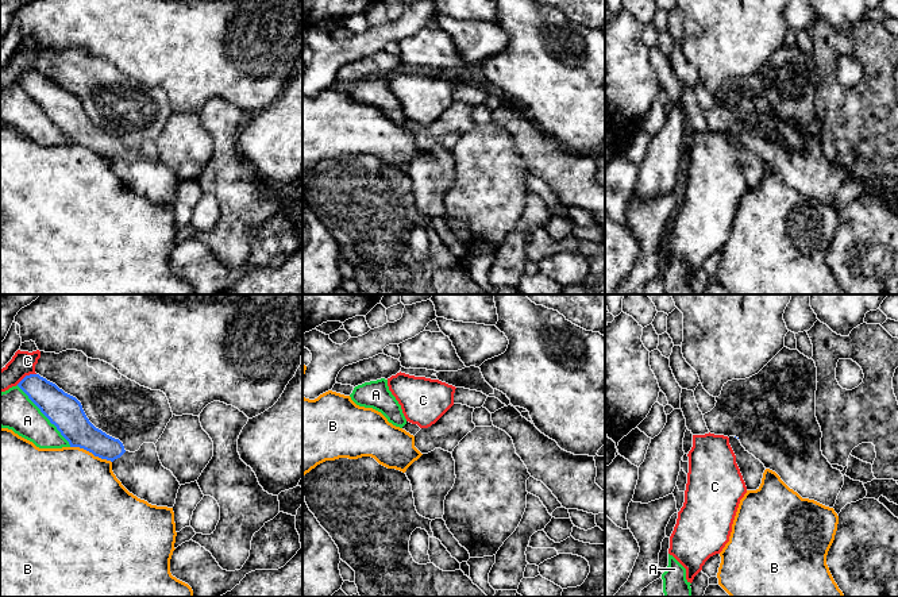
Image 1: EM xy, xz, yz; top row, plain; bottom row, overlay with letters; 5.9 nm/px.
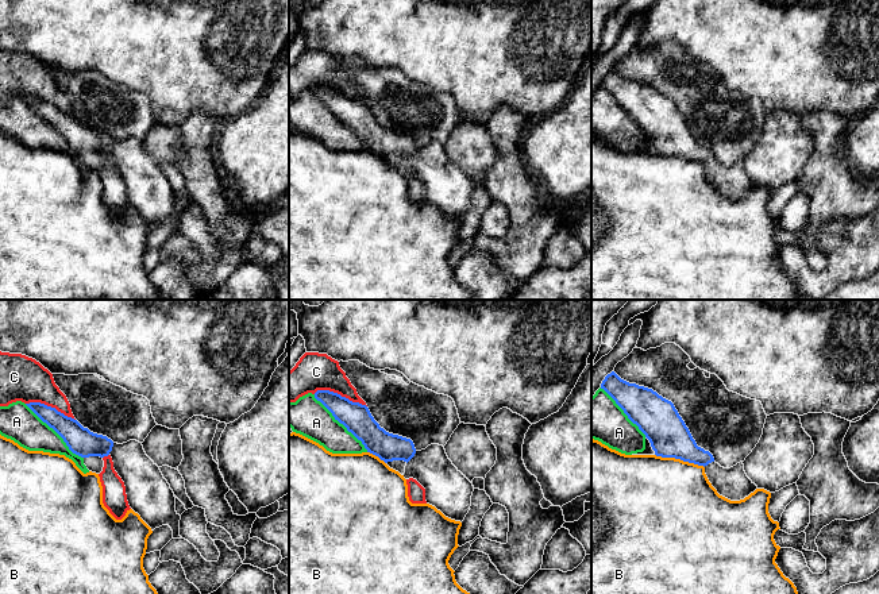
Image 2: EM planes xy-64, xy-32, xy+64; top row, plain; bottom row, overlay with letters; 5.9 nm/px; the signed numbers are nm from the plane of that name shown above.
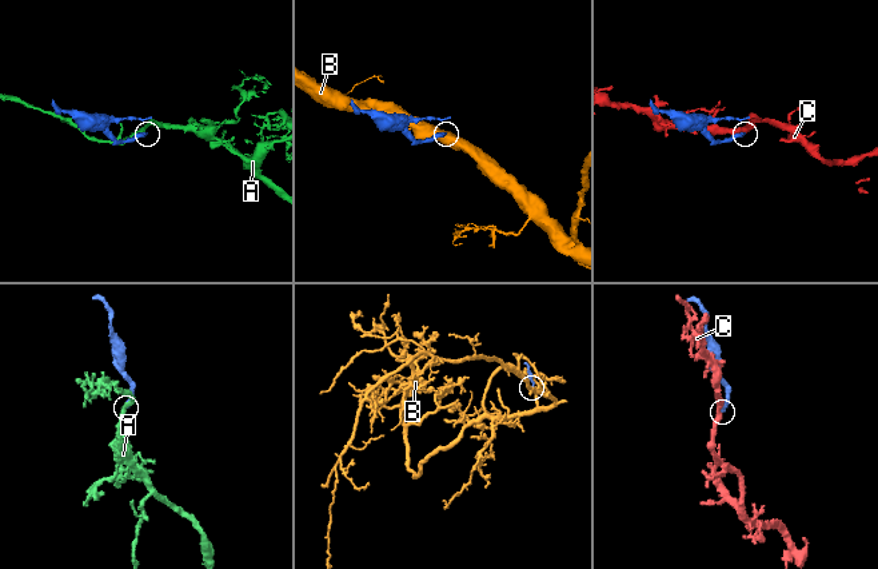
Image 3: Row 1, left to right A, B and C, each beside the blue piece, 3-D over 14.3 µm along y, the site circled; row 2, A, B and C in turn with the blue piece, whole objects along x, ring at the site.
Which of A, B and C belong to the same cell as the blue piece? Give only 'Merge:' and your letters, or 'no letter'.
Merge: no letter

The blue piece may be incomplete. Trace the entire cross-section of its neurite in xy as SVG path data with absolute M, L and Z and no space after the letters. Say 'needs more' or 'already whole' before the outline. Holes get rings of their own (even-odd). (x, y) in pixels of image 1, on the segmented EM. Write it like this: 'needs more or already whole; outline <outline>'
needs more; outline M39 374L26 375L18 386L57 427L70 447L80 447L112 462L112 471L134 496L151 505L173 508L180 482L159 461L154 443L143 443L135 452L96 428L81 403Z

